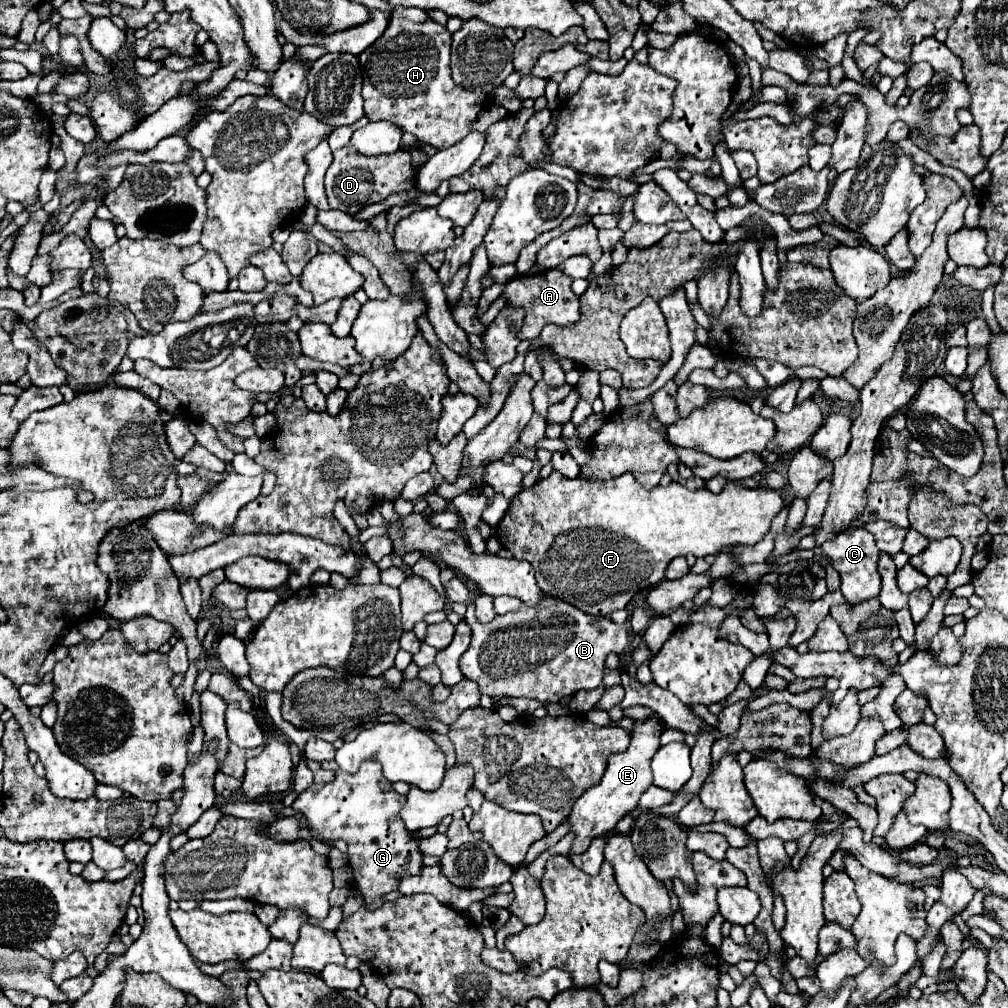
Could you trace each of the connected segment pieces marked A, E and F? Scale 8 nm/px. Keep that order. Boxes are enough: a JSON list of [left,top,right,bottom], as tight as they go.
[[501,266,581,340],[567,718,663,856],[495,472,785,616]]

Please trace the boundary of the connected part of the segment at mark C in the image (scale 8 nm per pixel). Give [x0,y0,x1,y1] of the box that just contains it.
[821,528,881,604]

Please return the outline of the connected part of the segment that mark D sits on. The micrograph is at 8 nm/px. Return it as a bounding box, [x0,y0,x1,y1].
[325,148,415,214]

